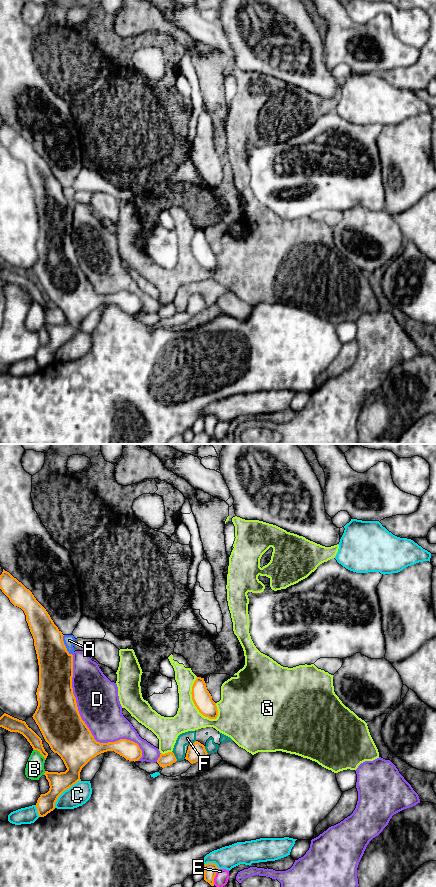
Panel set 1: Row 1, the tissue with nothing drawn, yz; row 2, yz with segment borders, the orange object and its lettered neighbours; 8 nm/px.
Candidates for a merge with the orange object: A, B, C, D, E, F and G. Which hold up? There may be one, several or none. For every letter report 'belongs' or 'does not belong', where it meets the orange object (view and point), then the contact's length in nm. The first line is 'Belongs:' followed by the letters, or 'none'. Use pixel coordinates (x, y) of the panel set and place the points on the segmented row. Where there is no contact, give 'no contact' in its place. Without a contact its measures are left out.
Belongs: none
A: does not belong; meets orange in yz at (64, 645); contact 170 nm long
B: does not belong; meets orange in yz at (40, 753); contact 130 nm long
C: does not belong; meets orange in yz at (64, 790); contact 300 nm long
D: does not belong; meets orange in yz at (86, 726); contact 1000 nm long
E: does not belong; meets orange in yz at (215, 875); contact 140 nm long
F: does not belong; meets orange in yz at (174, 756); contact 90 nm long
G: does not belong; meets orange in yz at (193, 701); contact 380 nm long

